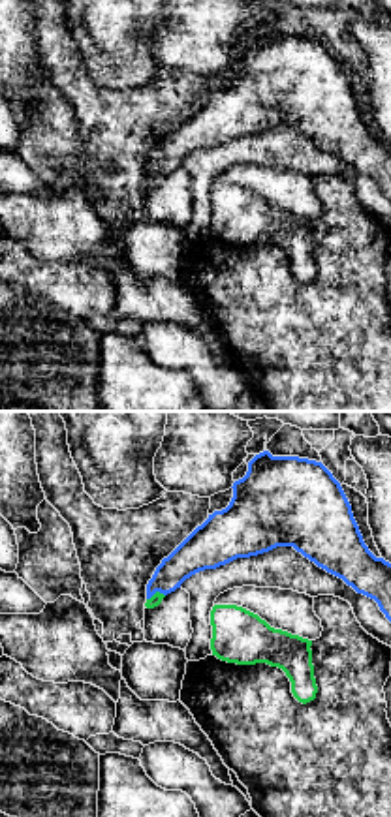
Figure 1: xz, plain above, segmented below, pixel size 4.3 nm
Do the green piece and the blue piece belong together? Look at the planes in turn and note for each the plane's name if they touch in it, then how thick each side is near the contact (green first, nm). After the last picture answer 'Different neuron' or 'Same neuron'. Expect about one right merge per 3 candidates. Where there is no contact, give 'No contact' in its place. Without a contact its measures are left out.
Touches green in xz. Thickness 50 nm (green) against 160 nm

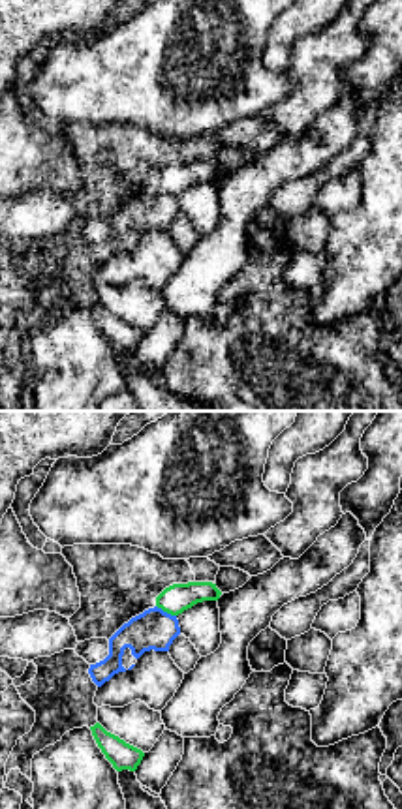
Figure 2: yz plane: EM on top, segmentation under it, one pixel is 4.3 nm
Touches green in yz. Thickness 120 nm (green) against 180 nm

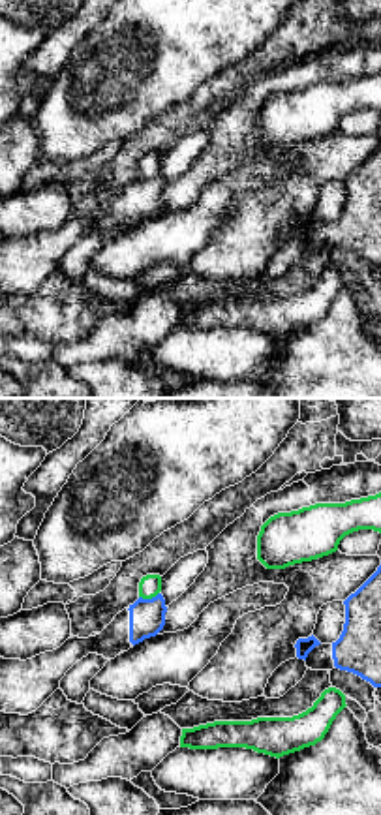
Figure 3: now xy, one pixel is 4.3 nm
Touches green in xy. Thickness 90 nm (green) against 160 nm

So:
Different neuron

